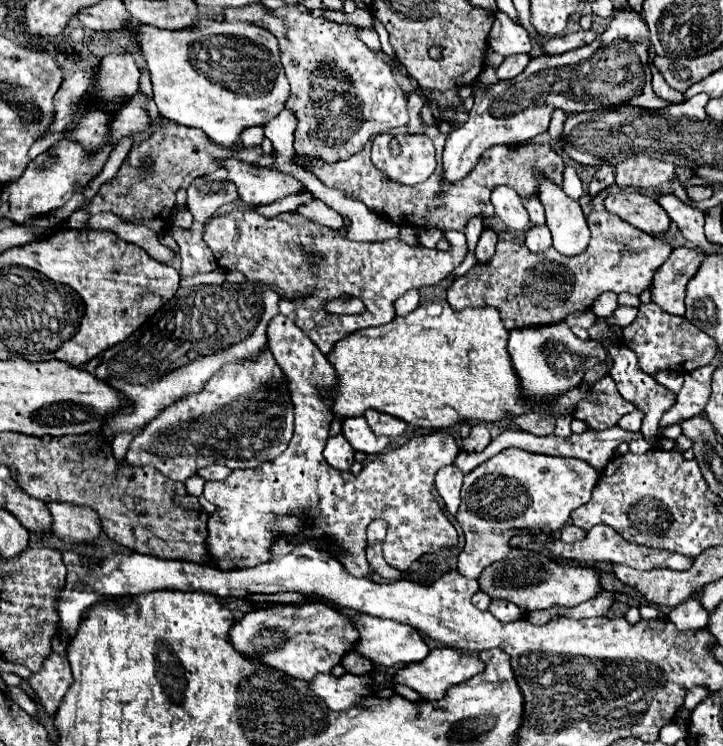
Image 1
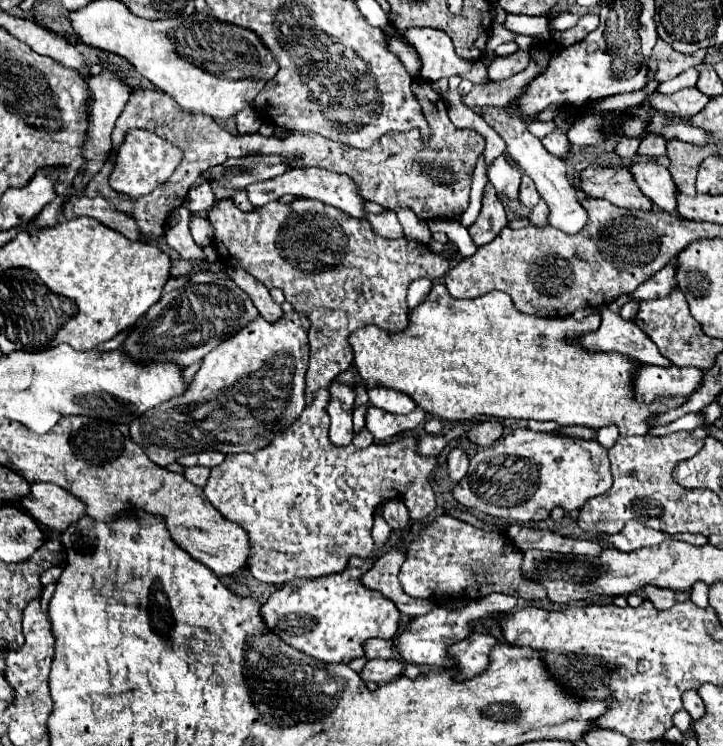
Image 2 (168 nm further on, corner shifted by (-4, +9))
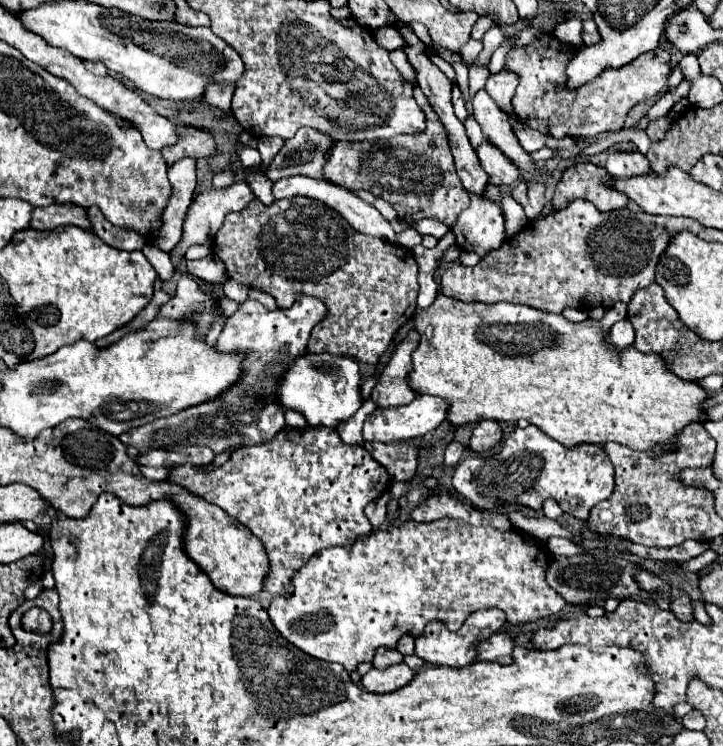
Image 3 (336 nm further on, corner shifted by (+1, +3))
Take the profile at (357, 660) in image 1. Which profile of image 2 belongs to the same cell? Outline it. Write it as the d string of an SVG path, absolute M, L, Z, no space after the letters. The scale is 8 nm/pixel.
M369 639L365 643L365 657L367 659L377 659L377 657L391 659L391 657L395 657L395 651L391 653L391 647L393 645L395 643L393 641L387 641L387 639Z

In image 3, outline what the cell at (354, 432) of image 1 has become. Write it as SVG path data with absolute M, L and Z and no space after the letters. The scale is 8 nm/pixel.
M418 395L410 405L402 409L376 409L368 419L364 421L364 439L366 441L380 441L380 443L392 443L392 441L404 441L404 439L414 439L430 433L436 429L444 419L446 419L446 401L440 397L430 397L430 395Z

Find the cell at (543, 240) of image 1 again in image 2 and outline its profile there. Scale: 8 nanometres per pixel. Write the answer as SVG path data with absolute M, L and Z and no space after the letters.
M541 199L541 201L531 209L529 219L533 221L535 227L543 227L543 225L547 225L547 215L549 215L549 207L547 207L547 203L543 203L543 199Z

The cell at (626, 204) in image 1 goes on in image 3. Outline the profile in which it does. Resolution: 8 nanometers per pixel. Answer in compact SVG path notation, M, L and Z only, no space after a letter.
M576 163L574 167L566 169L556 193L554 193L554 207L562 209L576 199L586 199L596 205L600 211L616 211L628 205L628 197L618 193L610 185L612 175L604 167L596 167L592 163Z

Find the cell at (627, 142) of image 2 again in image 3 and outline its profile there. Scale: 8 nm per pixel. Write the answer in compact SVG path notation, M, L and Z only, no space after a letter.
M684 79L684 81L680 83L680 87L666 91L666 93L664 93L664 95L650 107L650 111L648 111L636 125L634 125L634 129L646 129L646 127L650 125L650 121L668 115L668 111L674 107L674 103L678 103L682 97L688 95L688 89L690 89L690 85L688 85L688 81Z

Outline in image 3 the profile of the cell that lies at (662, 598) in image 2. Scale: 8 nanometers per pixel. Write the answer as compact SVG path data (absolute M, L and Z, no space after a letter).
M688 595L674 599L672 605L670 605L670 611L672 611L678 619L684 619L684 621L690 621L690 617L694 617L694 615L692 615L692 605L690 605L690 597L688 597Z

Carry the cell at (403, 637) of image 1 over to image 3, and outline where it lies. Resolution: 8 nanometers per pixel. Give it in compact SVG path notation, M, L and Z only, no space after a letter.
M480 609L468 615L464 625L458 631L450 631L442 621L430 621L424 631L416 637L416 655L434 665L448 665L448 667L464 667L474 663L476 659L476 645L488 639L494 631L498 631L506 623L506 613L500 609Z

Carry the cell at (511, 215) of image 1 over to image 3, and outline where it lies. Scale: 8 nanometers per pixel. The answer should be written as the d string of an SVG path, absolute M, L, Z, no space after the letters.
M484 141L478 149L478 159L482 169L488 173L488 185L494 187L504 187L504 185L514 185L520 179L520 171L514 167L514 163L494 145Z

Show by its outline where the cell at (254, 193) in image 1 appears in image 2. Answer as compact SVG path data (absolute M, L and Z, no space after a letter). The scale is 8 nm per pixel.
M295 167L289 169L287 173L269 179L269 181L261 181L261 183L253 183L249 185L249 201L253 203L253 207L263 207L271 201L277 201L281 195L295 195L295 197L311 197L311 199L319 199L327 205L333 205L341 211L345 211L347 215L355 217L355 219L365 219L367 211L365 211L365 199L359 195L359 189L355 185L355 181L347 175L339 175L333 171L325 171L325 169L305 169L305 167Z

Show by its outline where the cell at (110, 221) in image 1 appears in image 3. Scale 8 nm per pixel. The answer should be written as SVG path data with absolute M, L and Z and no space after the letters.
M70 203L36 207L30 221L30 227L40 231L48 231L48 229L64 227L64 225L76 225L76 227L92 231L92 223L86 215L86 209L82 209L80 205L70 205Z

